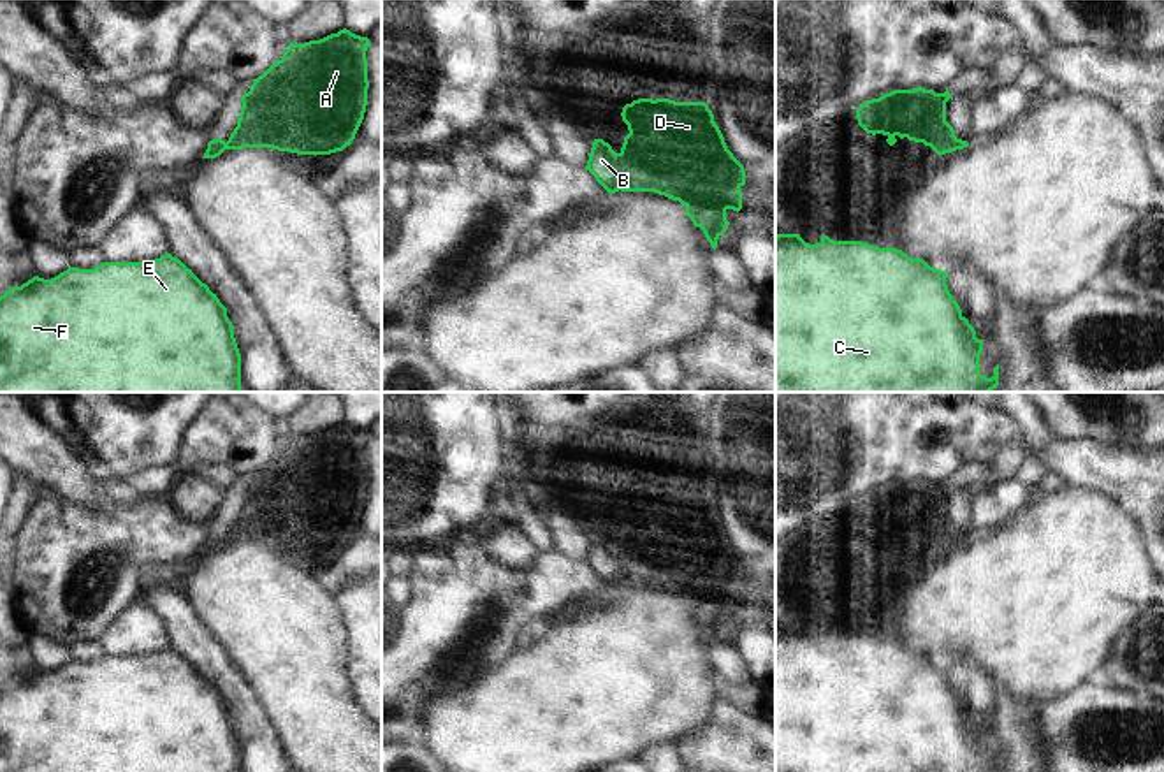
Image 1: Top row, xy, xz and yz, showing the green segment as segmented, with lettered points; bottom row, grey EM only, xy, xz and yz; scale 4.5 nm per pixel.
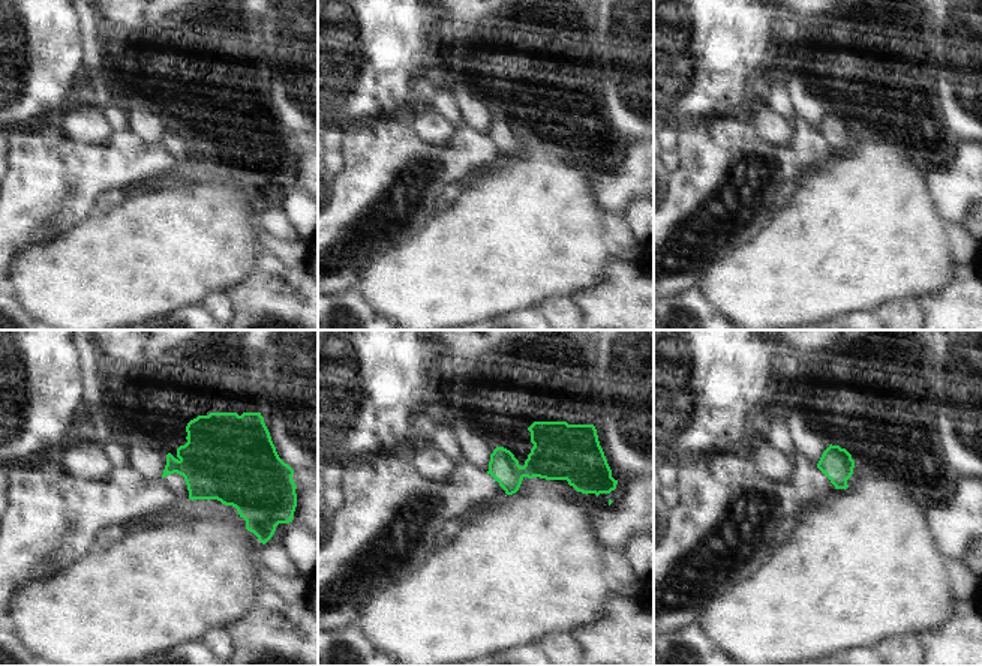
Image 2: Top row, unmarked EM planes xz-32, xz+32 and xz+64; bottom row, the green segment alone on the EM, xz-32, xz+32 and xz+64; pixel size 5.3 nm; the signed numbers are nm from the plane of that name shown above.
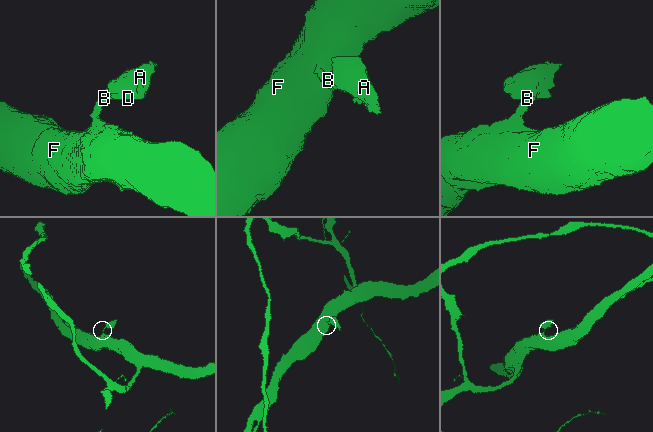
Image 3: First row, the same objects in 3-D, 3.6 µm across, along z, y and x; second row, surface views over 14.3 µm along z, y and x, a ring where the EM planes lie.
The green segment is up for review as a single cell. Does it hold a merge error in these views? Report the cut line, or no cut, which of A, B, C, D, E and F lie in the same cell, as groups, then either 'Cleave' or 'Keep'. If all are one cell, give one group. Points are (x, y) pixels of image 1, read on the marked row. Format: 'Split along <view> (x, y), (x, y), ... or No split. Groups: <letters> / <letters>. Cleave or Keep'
Split along xz (618, 153), (621, 189). Groups: A D / B C E F. Cleave

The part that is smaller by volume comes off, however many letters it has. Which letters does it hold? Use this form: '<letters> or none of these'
A, D

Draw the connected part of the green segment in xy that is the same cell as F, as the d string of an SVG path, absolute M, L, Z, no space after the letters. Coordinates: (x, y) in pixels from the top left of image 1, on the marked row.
M171 253L151 262L104 262L93 269L69 267L51 280L33 276L0 295L0 392L239 392L241 353L227 308L192 269Z

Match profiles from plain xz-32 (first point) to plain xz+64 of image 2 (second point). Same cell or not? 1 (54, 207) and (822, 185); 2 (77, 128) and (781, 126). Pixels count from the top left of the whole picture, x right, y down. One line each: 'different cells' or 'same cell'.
1: different cells
2: same cell

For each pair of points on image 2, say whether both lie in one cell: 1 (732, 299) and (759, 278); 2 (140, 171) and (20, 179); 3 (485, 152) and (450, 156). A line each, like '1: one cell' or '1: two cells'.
1: one cell
2: one cell
3: one cell

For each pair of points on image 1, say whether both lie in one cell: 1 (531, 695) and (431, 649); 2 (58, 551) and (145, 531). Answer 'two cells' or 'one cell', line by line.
1: two cells
2: one cell

